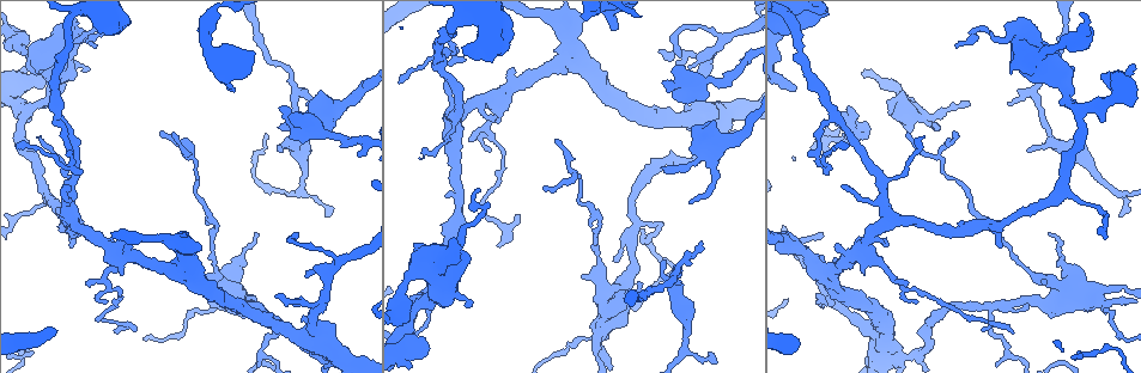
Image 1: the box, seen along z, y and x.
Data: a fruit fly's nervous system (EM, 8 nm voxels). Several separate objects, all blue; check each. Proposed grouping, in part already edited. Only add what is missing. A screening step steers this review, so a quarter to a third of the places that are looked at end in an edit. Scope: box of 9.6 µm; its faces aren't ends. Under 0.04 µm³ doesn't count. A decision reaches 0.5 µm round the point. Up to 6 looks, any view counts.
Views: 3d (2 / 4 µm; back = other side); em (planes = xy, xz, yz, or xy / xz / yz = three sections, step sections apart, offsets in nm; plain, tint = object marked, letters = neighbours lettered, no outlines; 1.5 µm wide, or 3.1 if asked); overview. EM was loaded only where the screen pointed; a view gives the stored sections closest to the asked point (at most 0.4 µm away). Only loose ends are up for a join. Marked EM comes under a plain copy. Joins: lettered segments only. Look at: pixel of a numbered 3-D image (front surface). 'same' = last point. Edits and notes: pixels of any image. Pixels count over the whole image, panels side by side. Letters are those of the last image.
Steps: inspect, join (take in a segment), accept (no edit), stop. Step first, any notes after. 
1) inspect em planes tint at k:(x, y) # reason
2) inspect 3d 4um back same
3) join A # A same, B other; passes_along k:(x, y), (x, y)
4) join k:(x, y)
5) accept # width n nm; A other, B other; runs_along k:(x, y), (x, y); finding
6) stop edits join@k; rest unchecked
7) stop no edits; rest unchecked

inspect em planes letters at 1:(711, 353) # thin end

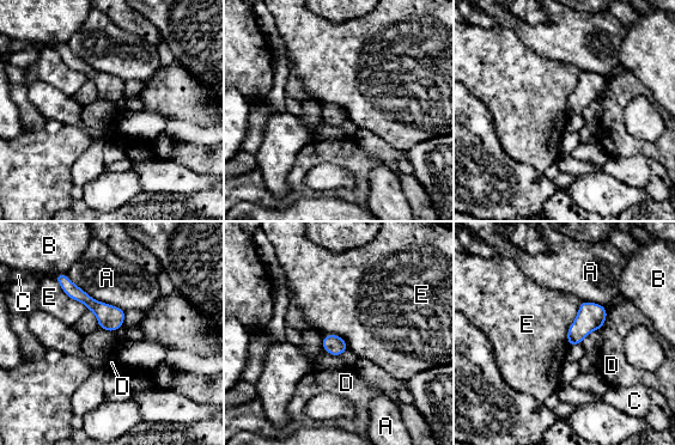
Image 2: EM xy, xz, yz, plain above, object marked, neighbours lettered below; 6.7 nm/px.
accept # longest_contact A 480 nm; A other, B other, C other, D other, E other; no lettered segment goes on from it

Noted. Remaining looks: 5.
inspect 3d 4um at 1:(789, 34) # thick end

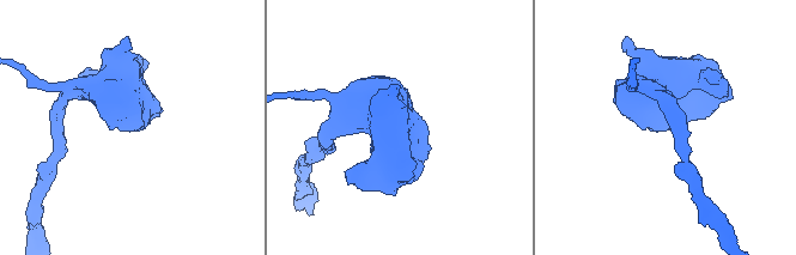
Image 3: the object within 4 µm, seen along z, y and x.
inspect em yz step 8 tint at 3:(138, 129) # now the EM

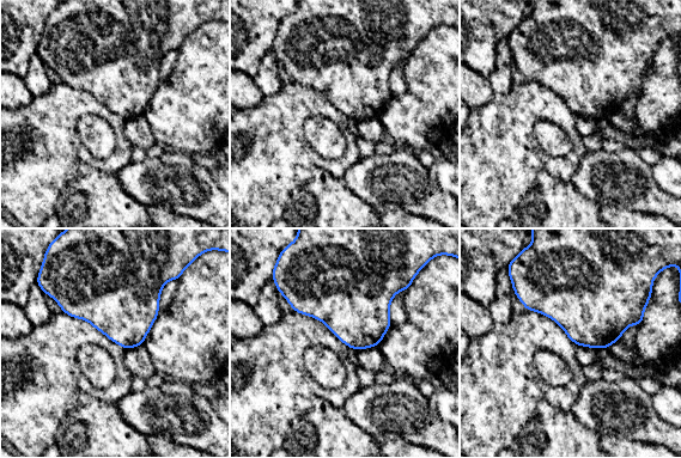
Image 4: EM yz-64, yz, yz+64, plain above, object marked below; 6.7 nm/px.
inspect em planes letters same # cut it another way

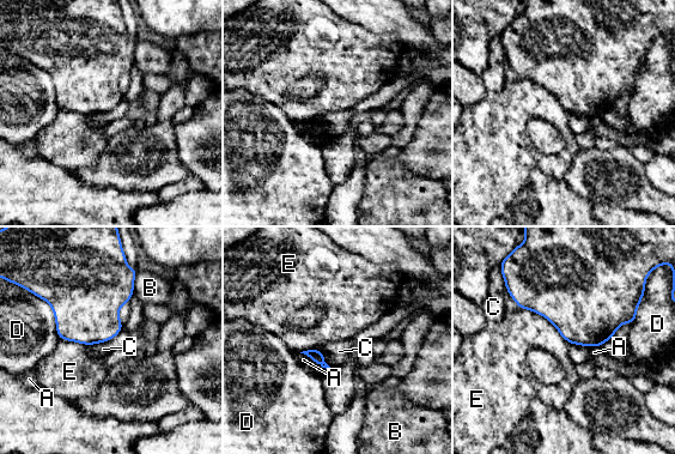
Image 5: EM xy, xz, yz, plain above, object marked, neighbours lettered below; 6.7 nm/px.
accept # A other, B other, C other, D other, E other; border 5:(518, 308), (545, 316), (569, 344); no lettered segment goes on from it

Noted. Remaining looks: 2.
inspect em xy step 8 tint at 1:(793, 90) # branch stops here

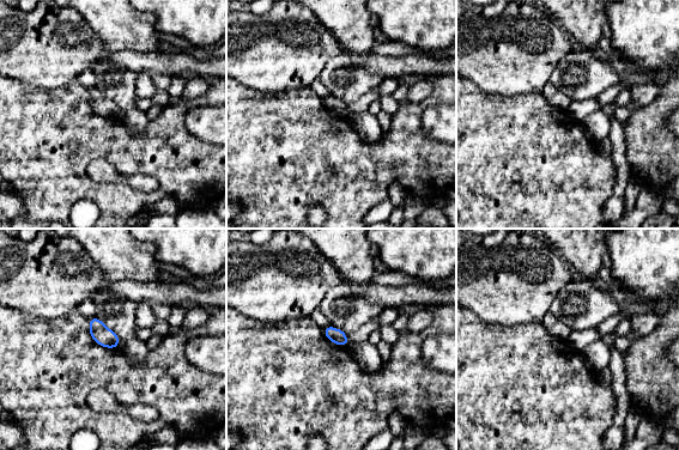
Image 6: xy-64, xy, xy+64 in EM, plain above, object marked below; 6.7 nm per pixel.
inspect em planes letters same

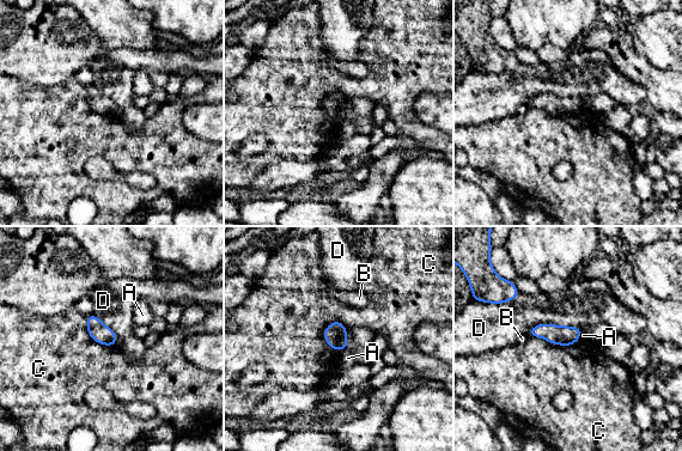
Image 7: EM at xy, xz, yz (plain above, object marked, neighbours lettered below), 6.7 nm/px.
accept # longest_contact D 380 nm; A other, B other, C other, D other; border 7:(334, 320), (323, 339), (339, 352); none of them fits

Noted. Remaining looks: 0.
stop no edits; rest unchecked

